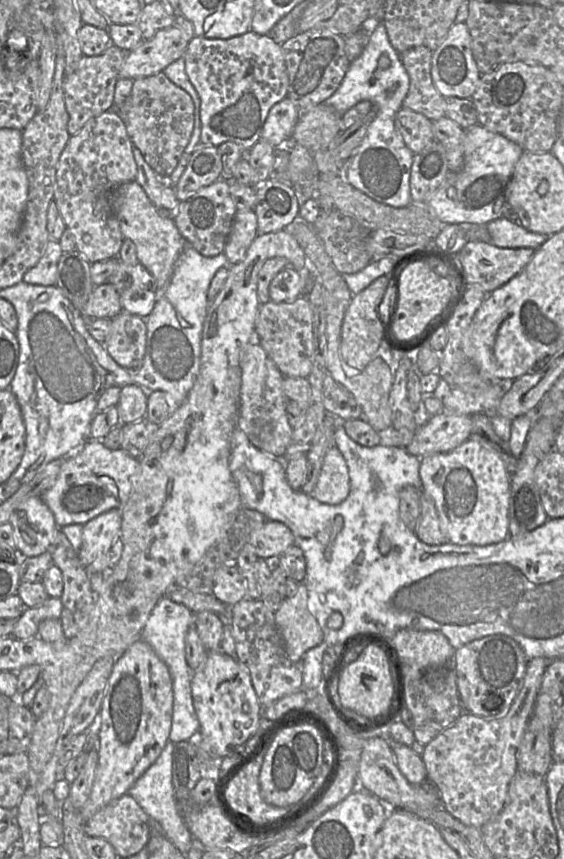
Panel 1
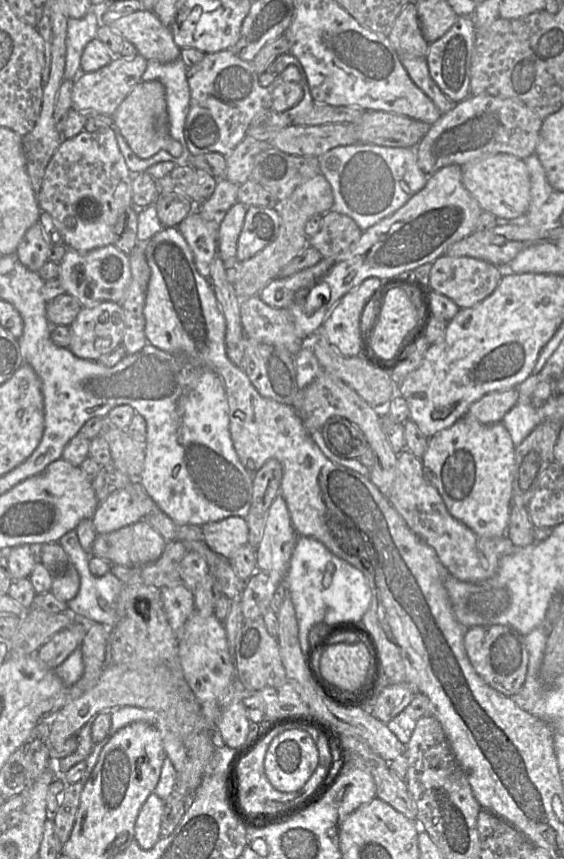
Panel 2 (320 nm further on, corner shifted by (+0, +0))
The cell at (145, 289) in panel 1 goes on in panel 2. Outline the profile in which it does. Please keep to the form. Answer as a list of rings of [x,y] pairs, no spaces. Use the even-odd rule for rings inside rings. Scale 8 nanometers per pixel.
[[[113,244],[79,253],[67,248],[59,262],[60,284],[65,293],[77,298],[82,307],[92,307],[105,301],[119,303],[129,287],[131,268],[129,256],[117,249]]]

